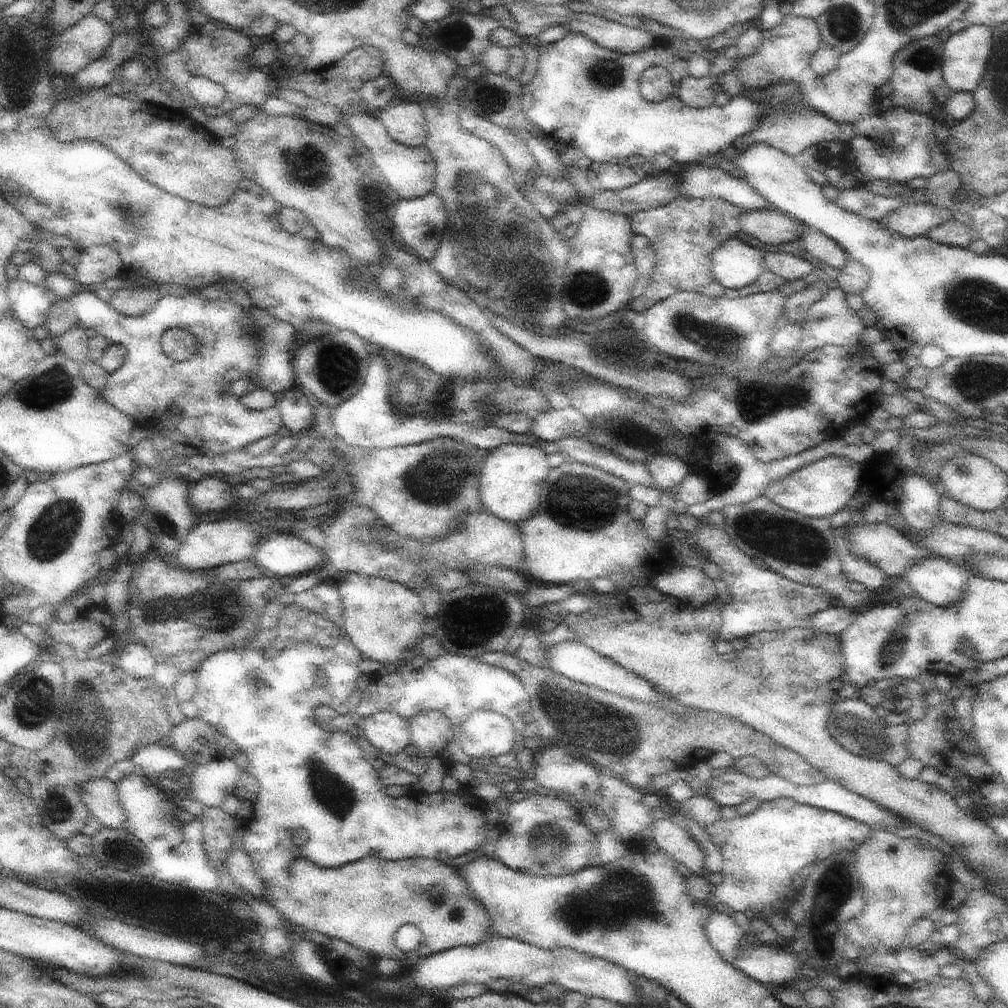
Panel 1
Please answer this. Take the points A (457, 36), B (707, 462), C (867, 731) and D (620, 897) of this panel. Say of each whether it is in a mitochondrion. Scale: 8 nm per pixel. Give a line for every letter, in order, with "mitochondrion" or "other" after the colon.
A: mitochondrion
B: mitochondrion
C: mitochondrion
D: mitochondrion

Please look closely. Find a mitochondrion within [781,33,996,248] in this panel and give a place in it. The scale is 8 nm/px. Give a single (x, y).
(920, 57)

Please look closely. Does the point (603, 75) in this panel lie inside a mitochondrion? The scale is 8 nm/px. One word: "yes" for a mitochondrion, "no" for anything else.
yes

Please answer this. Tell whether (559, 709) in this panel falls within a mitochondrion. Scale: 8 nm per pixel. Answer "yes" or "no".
yes

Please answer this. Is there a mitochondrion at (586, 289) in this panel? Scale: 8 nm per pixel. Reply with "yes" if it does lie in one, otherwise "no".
yes

